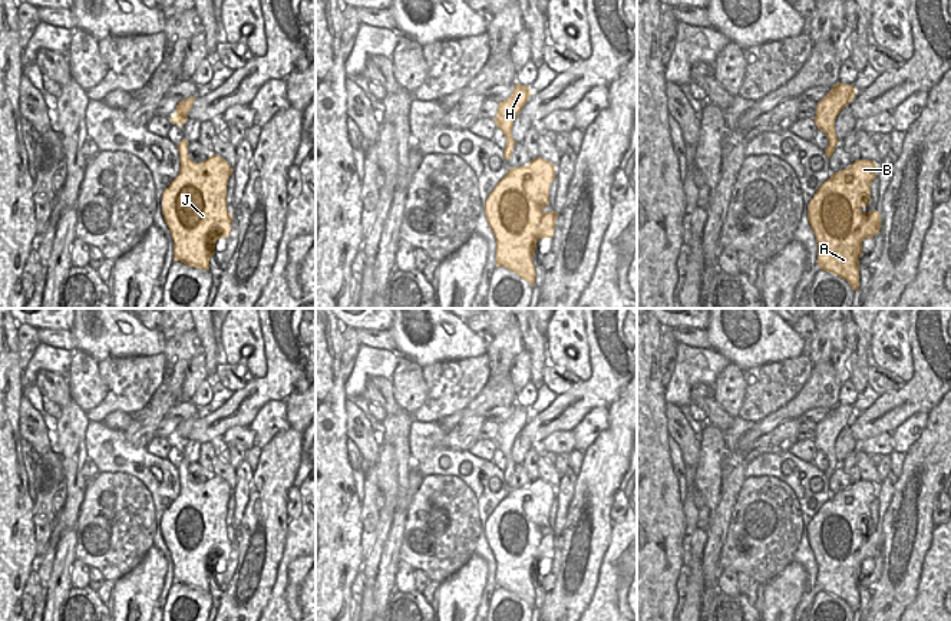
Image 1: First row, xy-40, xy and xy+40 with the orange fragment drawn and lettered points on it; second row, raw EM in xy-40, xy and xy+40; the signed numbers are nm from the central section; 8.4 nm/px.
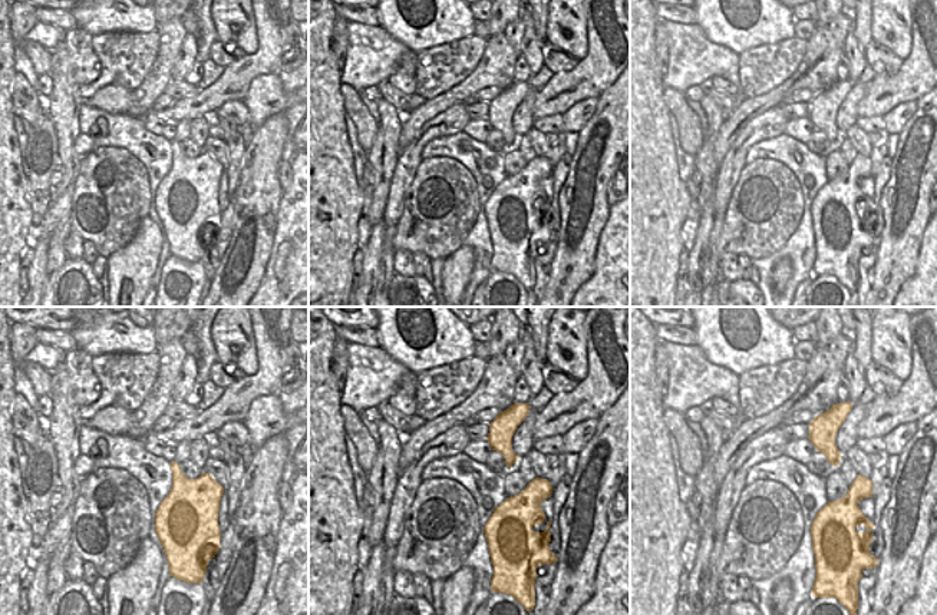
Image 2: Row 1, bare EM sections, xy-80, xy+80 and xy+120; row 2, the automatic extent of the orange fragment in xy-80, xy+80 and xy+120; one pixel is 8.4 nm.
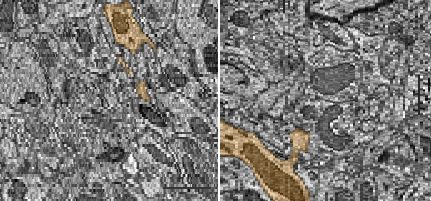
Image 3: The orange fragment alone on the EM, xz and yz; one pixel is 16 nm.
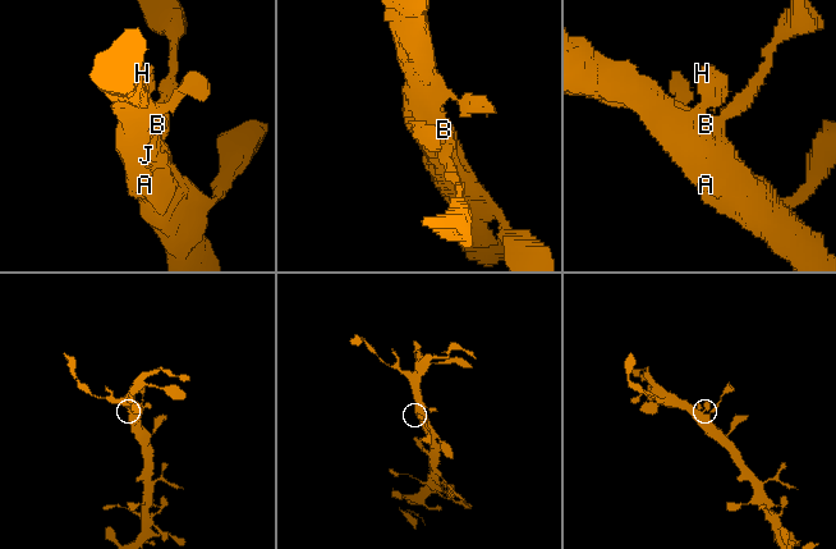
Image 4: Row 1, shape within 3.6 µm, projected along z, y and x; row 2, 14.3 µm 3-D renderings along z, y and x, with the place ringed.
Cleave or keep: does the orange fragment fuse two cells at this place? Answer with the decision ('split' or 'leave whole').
leave whole

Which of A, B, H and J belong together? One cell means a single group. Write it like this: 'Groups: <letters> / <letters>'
Groups: A B H J.

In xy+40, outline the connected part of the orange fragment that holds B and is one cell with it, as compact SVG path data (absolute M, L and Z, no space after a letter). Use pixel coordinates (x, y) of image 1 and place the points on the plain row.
M858 480L849 489L833 493L808 526L808 542L818 564L818 587L846 601L859 611L862 562L881 551L881 535L862 534L869 526L876 485Z

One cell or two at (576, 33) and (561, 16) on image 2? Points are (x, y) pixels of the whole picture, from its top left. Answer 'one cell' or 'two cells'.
one cell

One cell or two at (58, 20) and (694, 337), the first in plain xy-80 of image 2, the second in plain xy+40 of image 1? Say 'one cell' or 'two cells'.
one cell

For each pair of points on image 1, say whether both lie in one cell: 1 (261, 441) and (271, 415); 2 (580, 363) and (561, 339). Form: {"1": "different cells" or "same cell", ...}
{"1": "same cell", "2": "same cell"}

